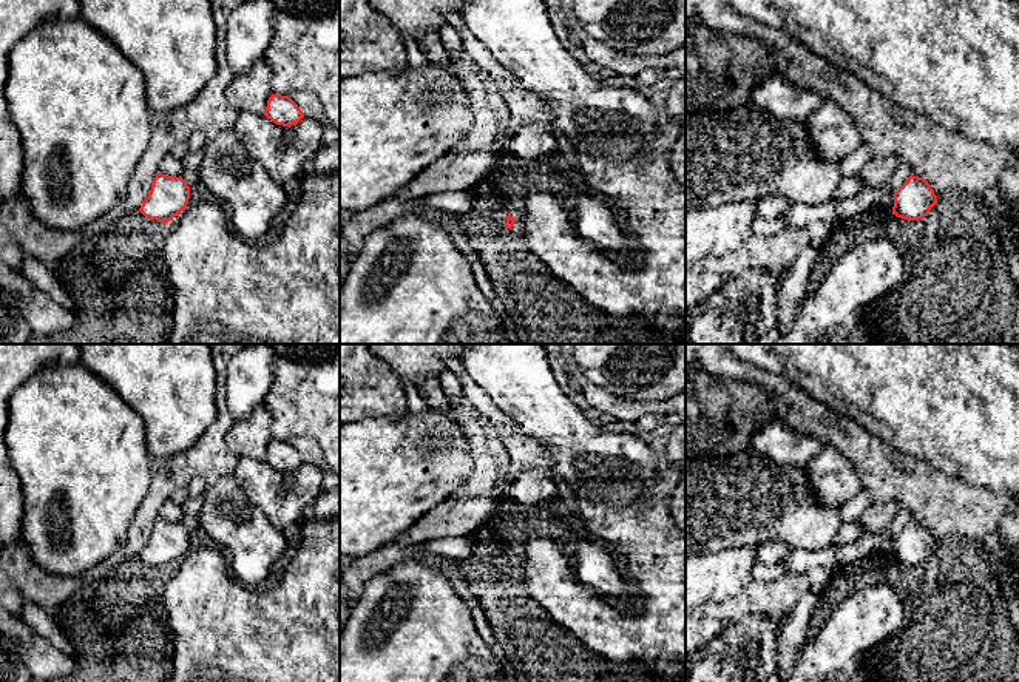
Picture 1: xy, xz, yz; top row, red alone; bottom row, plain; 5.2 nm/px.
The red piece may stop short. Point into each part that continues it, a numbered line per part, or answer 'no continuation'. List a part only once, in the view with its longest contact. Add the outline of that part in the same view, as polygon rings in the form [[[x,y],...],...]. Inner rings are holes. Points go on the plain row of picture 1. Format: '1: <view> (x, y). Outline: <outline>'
no continuation

